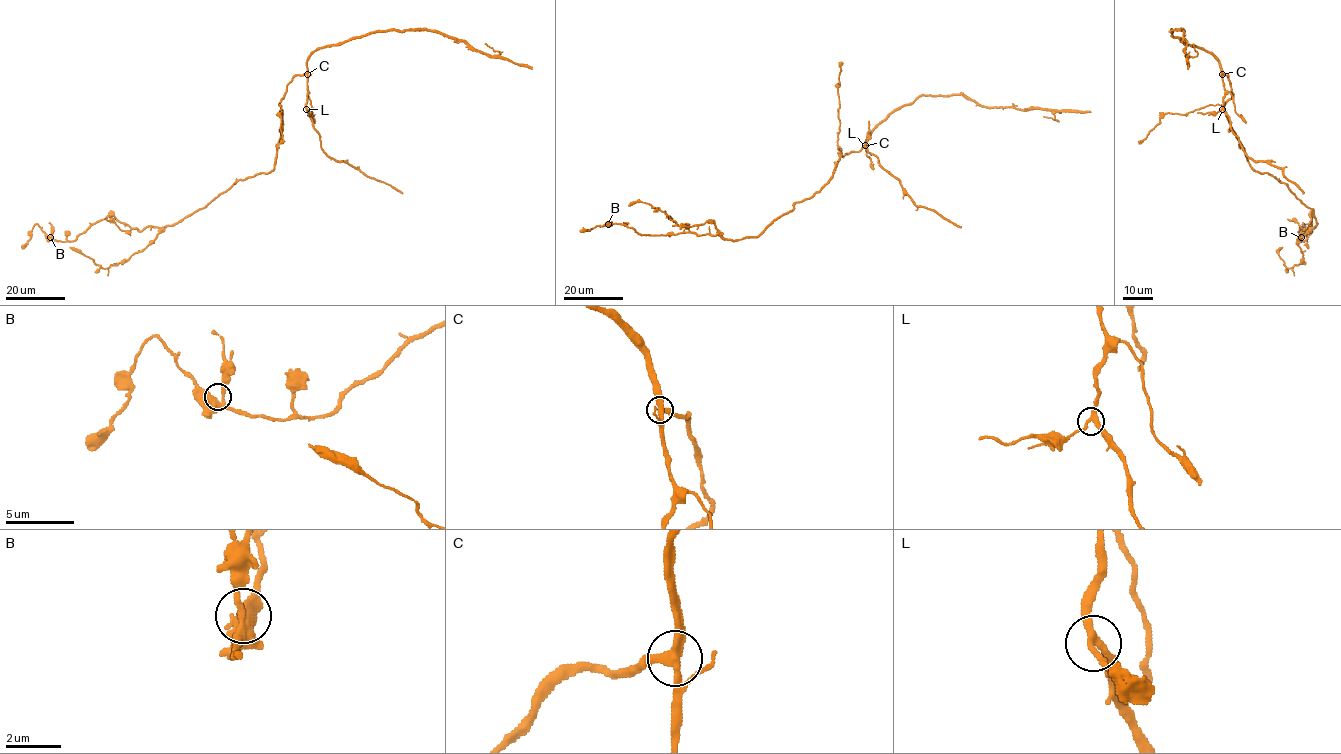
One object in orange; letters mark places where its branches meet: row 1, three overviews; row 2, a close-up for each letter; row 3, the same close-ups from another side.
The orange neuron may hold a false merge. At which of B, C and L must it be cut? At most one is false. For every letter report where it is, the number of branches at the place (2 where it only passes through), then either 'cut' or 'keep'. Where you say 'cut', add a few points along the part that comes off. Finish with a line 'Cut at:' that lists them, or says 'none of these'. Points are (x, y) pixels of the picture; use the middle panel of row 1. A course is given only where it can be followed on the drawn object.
B: (608, 224) | 4 | keep
C: (865, 145) | 4 | keep
L: (865, 145) | 3 | keep
Cut at: none of these

